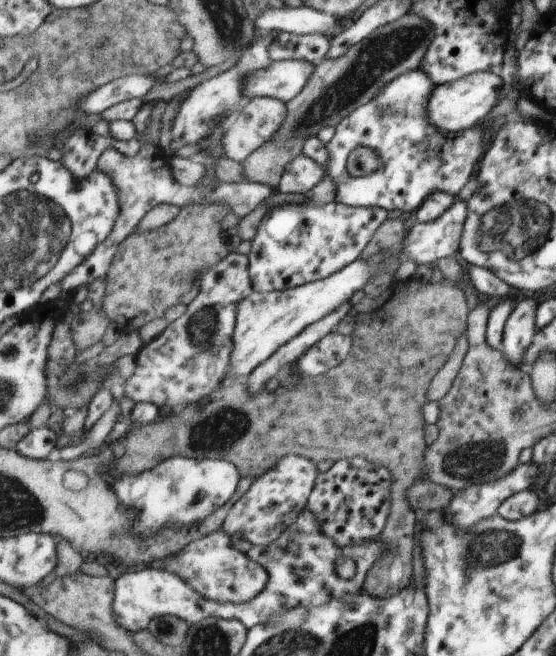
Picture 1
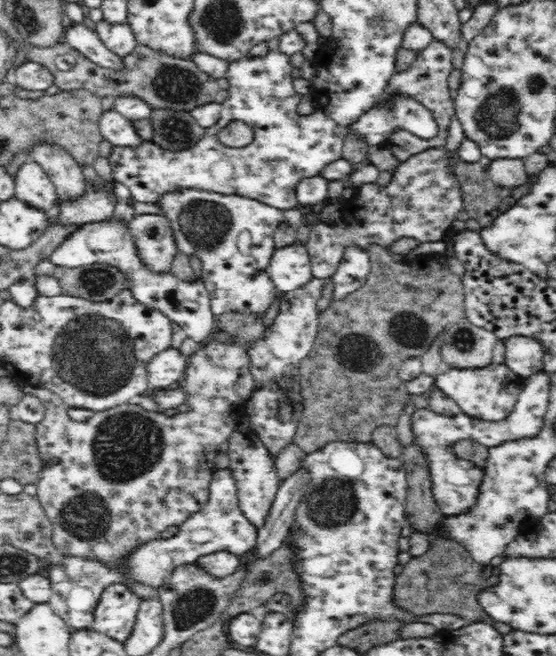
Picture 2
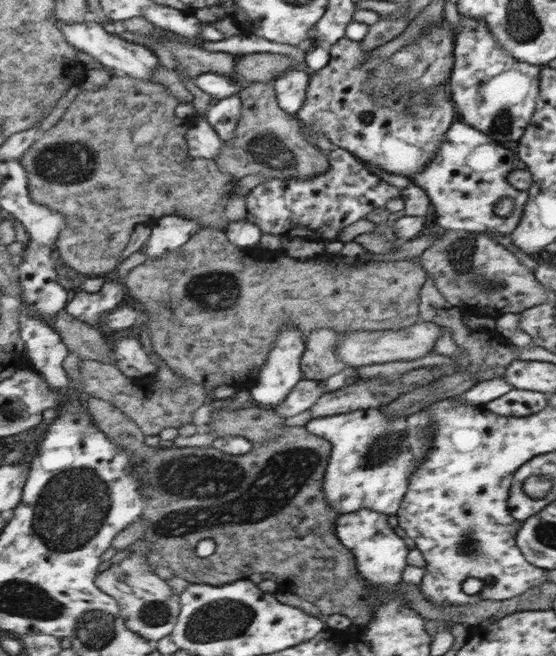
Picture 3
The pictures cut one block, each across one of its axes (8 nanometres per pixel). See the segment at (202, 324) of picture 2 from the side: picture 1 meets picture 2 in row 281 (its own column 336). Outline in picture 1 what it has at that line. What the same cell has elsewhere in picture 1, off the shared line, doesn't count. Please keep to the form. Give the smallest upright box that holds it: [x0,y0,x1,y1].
[326,69,484,213]

